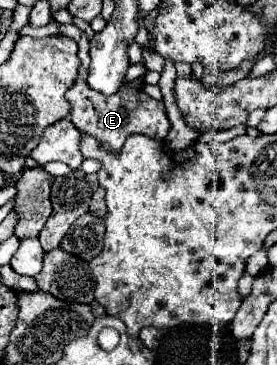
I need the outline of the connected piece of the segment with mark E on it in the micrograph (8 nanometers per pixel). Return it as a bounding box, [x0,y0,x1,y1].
[61,25,171,153]

